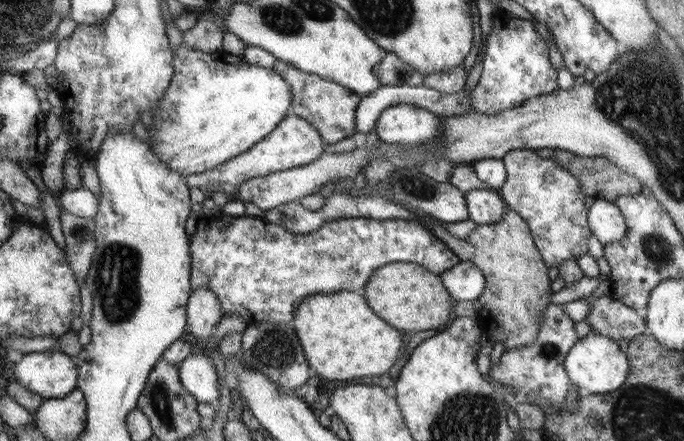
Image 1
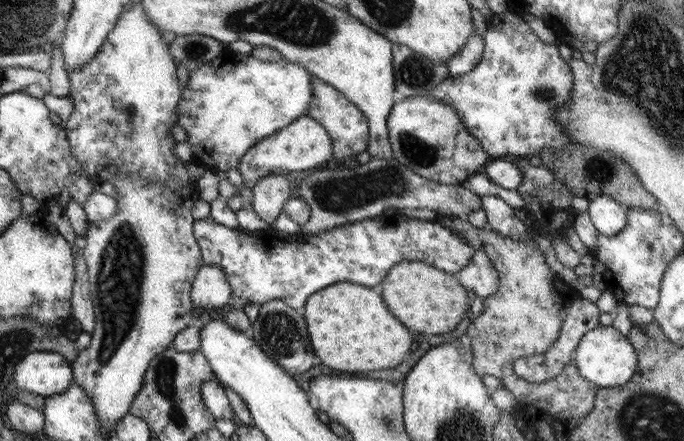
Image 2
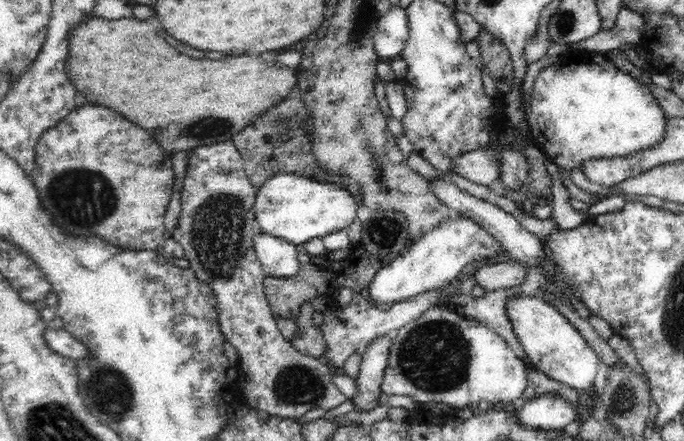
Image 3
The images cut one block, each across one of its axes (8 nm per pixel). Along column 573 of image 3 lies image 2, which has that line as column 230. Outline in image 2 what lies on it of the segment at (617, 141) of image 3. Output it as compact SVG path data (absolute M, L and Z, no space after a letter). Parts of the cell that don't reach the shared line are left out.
M225 51L217 60L204 62L189 71L186 90L179 106L182 108L182 126L188 132L188 142L194 151L194 161L202 166L226 172L237 168L241 158L262 139L289 127L303 115L309 115L313 102L315 78L304 65L294 61L261 61L250 55Z

